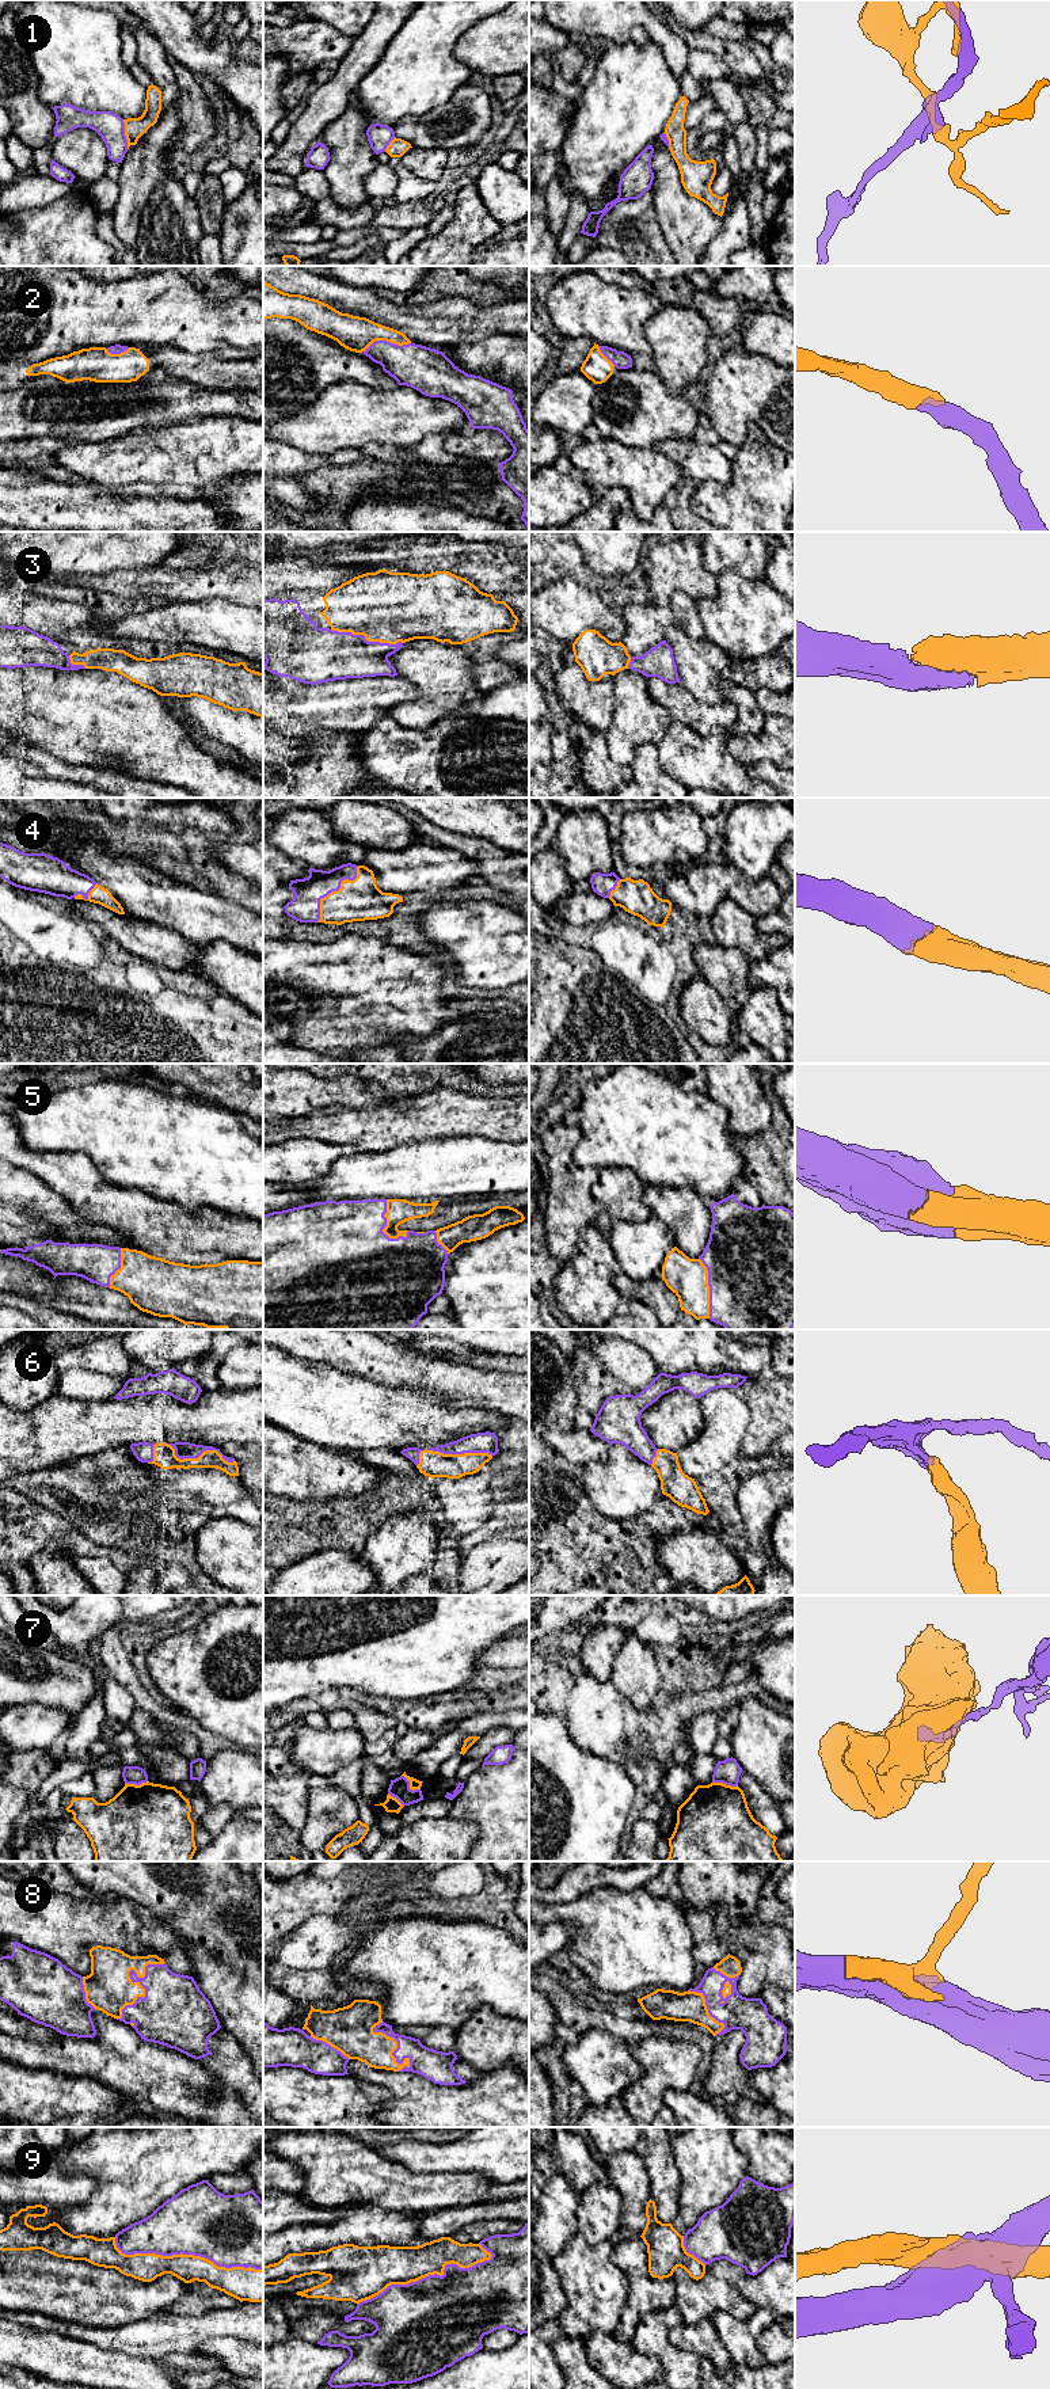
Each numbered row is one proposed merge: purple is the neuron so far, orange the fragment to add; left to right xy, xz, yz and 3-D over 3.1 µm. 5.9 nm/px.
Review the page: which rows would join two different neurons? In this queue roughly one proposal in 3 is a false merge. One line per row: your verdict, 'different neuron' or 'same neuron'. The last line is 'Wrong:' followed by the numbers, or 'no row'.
1: different neuron
2: same neuron
3: same neuron
4: same neuron
5: same neuron
6: same neuron
7: different neuron
8: same neuron
9: different neuron
Wrong: 1, 7, 9

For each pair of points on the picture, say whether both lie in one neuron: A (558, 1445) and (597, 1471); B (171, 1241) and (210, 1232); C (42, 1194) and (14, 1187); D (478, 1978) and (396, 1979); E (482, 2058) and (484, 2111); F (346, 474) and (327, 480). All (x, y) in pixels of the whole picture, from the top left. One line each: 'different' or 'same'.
A: different
B: same
C: same
D: same
E: different
F: same

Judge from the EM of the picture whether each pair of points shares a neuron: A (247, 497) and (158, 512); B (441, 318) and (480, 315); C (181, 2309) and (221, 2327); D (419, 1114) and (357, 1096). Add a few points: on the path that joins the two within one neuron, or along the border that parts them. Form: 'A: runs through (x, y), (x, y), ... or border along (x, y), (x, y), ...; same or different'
A: border along (208, 503), (221, 510), (227, 517); different
B: runs through (451, 318), (471, 318); same
C: border along (227, 2308), (212, 2308), (194, 2316), (164, 2316); different
D: border along (399, 1096), (349, 1109); different

